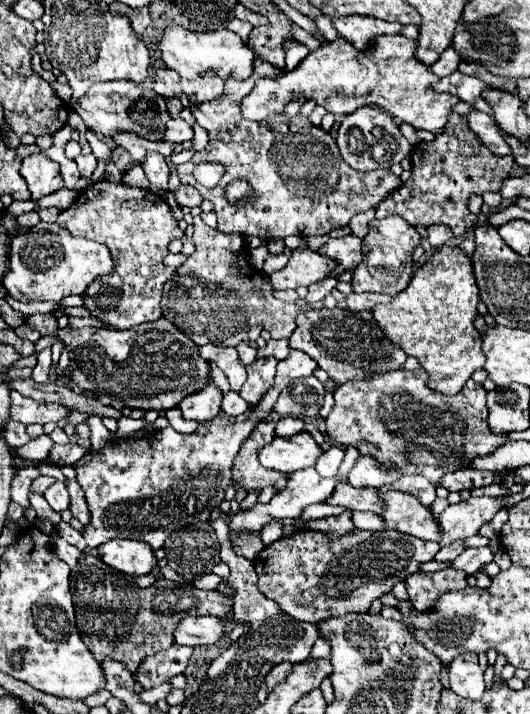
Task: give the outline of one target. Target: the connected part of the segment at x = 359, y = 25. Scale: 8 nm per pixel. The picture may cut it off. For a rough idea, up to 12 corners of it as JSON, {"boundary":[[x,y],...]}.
{"boundary":[[365,15],[333,19],[333,27],[357,51],[377,35],[399,35],[401,23]]}

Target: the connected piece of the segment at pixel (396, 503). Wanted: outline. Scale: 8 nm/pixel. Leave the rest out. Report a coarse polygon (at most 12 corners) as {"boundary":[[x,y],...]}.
{"boundary":[[403,491],[381,495],[385,529],[441,541],[431,507]]}

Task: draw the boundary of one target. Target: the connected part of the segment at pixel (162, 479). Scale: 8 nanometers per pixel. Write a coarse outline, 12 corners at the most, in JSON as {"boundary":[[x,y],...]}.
{"boundary":[[279,361],[247,421],[113,439],[75,463],[87,545],[209,521],[245,435],[291,381]]}

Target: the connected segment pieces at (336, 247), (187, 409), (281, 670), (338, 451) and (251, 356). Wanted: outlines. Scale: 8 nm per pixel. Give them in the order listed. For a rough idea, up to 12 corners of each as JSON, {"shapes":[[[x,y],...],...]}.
{"shapes":[[[357,235],[329,239],[319,253],[339,261],[337,271],[355,269],[363,259]],[[207,383],[187,395],[179,409],[185,419],[207,421],[219,413],[221,391]],[[279,663],[269,671],[265,685],[271,693],[291,671],[291,663]],[[339,445],[317,459],[315,469],[323,477],[337,475],[345,449]],[[239,343],[237,351],[243,365],[253,363],[257,349]]]}

